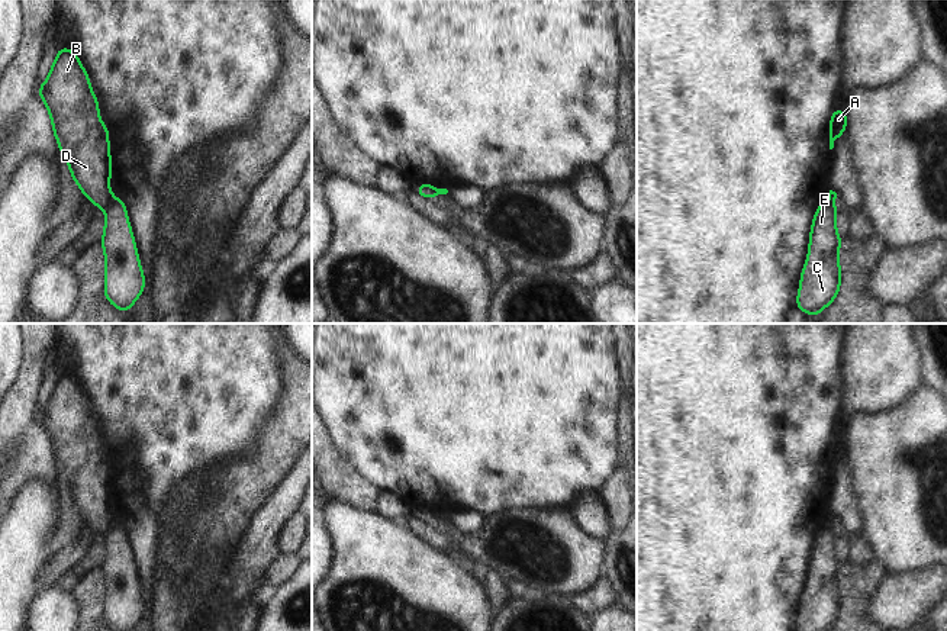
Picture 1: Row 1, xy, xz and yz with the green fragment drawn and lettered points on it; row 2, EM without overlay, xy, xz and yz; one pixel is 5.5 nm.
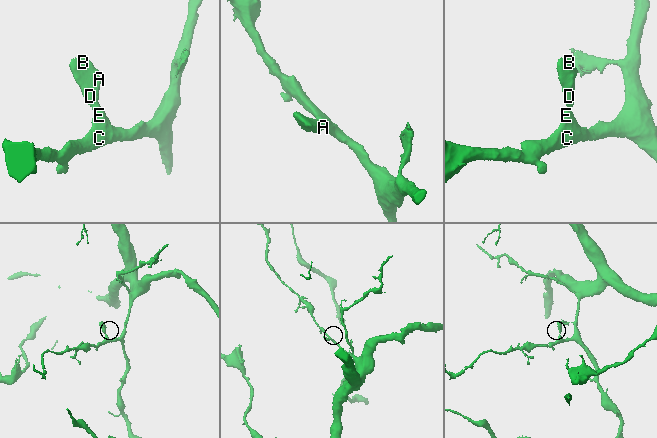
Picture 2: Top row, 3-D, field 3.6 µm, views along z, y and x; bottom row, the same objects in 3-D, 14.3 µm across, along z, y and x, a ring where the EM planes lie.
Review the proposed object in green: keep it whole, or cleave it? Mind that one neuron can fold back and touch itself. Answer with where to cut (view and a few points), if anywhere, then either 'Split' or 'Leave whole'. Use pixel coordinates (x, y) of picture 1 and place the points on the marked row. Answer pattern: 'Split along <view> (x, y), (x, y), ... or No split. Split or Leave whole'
Split along xy (113, 199), (105, 209). Split.

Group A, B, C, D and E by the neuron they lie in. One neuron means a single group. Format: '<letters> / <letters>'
A B D / C E

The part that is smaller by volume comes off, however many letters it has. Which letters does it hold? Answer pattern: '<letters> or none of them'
A, B, D.

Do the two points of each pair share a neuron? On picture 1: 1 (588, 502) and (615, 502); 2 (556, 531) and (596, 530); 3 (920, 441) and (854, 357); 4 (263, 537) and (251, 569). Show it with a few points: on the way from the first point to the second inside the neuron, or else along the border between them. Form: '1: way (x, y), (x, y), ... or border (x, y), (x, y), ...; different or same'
1: border (598, 492), (605, 505), (611, 533); different
2: border (563, 508), (582, 531), (604, 540); different
3: border (918, 385), (907, 398), (892, 406), (859, 412); different
4: way (258, 544), (251, 562); same

